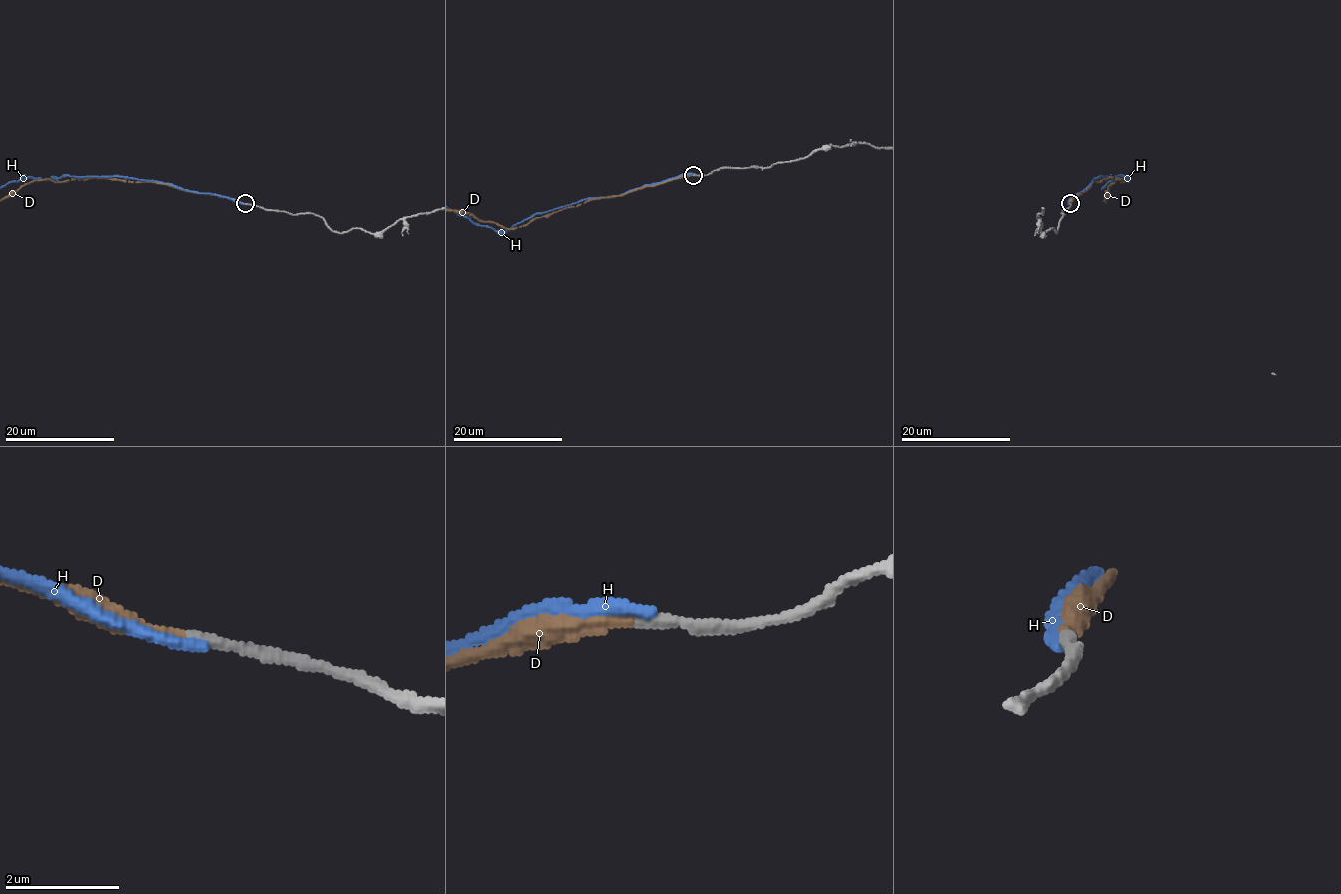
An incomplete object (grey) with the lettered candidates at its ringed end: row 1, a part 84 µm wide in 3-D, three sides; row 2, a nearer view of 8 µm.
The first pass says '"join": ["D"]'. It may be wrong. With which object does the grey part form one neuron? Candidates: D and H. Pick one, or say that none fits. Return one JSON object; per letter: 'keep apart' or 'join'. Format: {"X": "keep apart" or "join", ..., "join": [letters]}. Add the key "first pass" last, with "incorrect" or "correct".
{"D": "join", "H": "keep apart", "join": ["D"], "first pass": "correct"}

